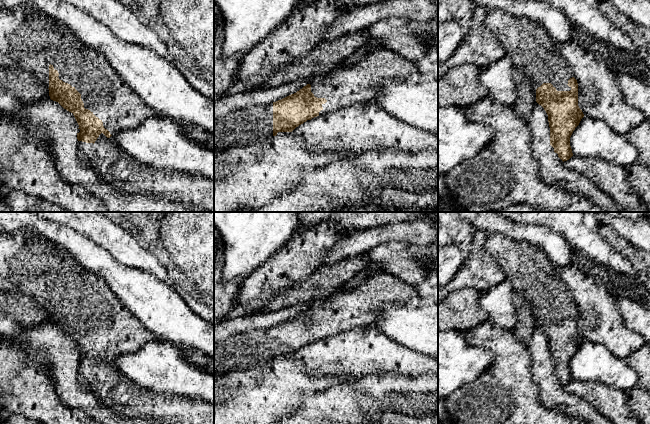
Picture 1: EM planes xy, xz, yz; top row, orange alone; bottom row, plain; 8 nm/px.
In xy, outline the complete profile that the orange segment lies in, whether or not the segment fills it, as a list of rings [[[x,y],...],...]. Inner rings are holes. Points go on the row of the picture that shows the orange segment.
[[[0,9],[0,67],[14,69],[21,68],[27,72],[30,72],[39,82],[42,83],[42,85],[46,86],[49,89],[47,99],[58,102],[64,109],[74,115],[79,125],[78,129],[80,130],[80,132],[77,133],[78,141],[94,144],[101,133],[103,133],[107,138],[110,138],[120,131],[130,130],[141,125],[149,116],[157,115],[163,117],[163,115],[155,113],[154,110],[146,106],[141,101],[141,99],[134,92],[134,89],[131,88],[117,73],[117,71],[109,65],[103,54],[98,52],[96,49],[82,44],[81,41],[77,37],[75,37],[69,30],[65,29],[63,26],[59,26],[55,21],[50,19],[49,15],[41,13],[36,9]]]

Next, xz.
[[[377,49],[348,67],[328,74],[313,76],[313,82],[294,94],[270,104],[255,104],[248,108],[232,108],[223,116],[214,116],[214,151],[233,146],[259,144],[278,132],[292,132],[307,120],[323,116],[346,105],[359,104],[378,95],[376,86],[383,80],[406,80],[417,71],[416,62],[387,49]]]

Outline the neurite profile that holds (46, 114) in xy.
[[[22,101],[8,113],[1,115],[21,120],[29,135],[41,136],[49,147],[62,178],[69,184],[83,186],[101,199],[109,212],[208,212],[198,206],[153,195],[114,193],[113,187],[102,181],[101,174],[84,159],[93,148],[93,143],[77,139],[80,129],[73,113],[56,101]]]

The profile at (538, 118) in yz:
[[[537,104],[527,118],[531,129],[531,151],[539,167],[539,175],[548,184],[561,188],[569,193],[581,195],[600,206],[605,212],[624,212],[610,196],[586,176],[568,169],[550,145],[550,127],[548,115],[544,108]]]

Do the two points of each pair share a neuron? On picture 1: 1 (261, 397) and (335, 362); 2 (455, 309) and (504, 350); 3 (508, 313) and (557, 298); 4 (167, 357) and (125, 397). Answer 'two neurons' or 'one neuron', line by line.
1: one neuron
2: two neurons
3: two neurons
4: two neurons

